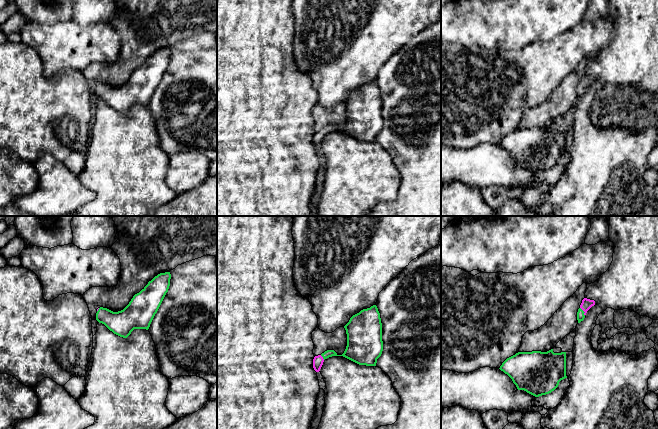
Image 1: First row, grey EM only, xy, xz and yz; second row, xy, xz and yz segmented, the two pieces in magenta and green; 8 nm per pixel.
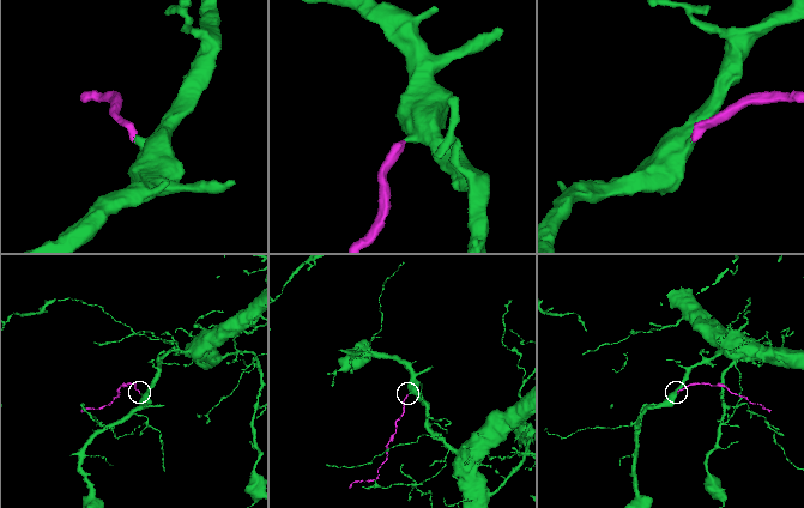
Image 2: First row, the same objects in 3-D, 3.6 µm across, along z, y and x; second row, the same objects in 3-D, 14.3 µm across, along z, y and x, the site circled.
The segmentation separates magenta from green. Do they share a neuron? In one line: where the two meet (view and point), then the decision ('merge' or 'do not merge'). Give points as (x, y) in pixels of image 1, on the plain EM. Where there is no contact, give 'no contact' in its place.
contact yz (583, 86); merge

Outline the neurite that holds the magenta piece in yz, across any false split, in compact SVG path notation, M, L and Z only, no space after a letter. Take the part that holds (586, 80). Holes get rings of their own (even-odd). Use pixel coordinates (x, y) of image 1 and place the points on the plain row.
M584 74L582 76L580 84L578 85L578 88L577 88L578 99L580 99L581 97L584 96L587 87L594 81L595 81L594 76L590 76L590 75L587 75L587 74Z

